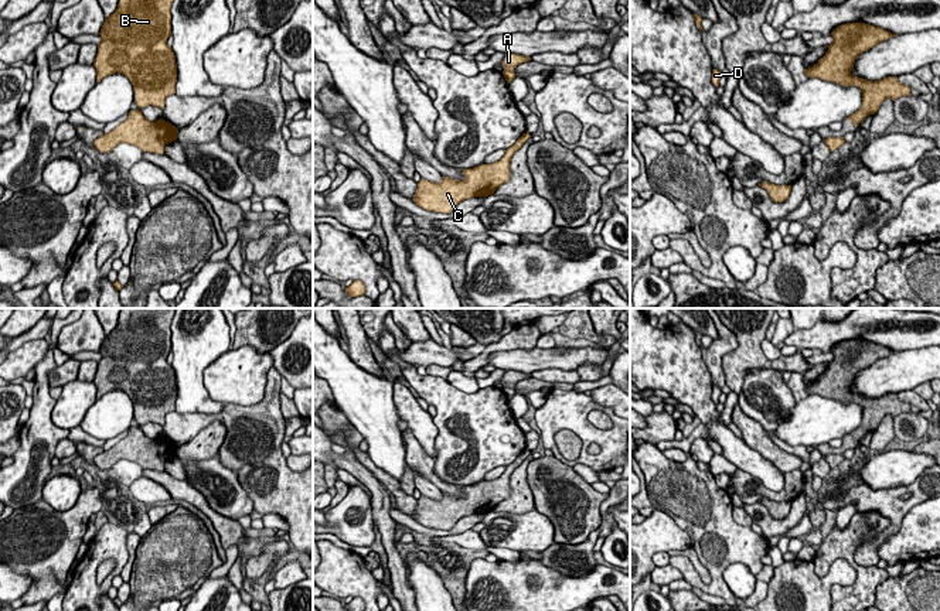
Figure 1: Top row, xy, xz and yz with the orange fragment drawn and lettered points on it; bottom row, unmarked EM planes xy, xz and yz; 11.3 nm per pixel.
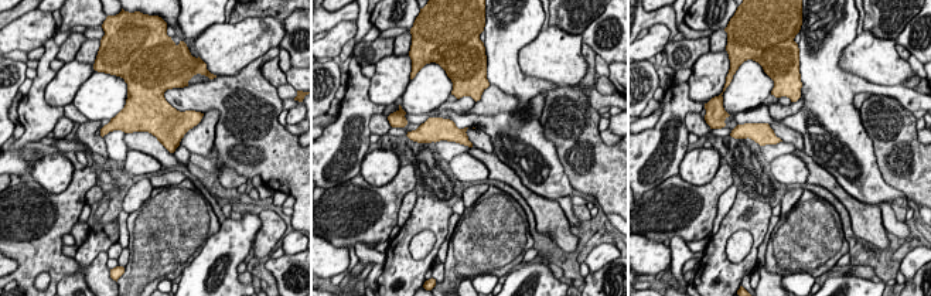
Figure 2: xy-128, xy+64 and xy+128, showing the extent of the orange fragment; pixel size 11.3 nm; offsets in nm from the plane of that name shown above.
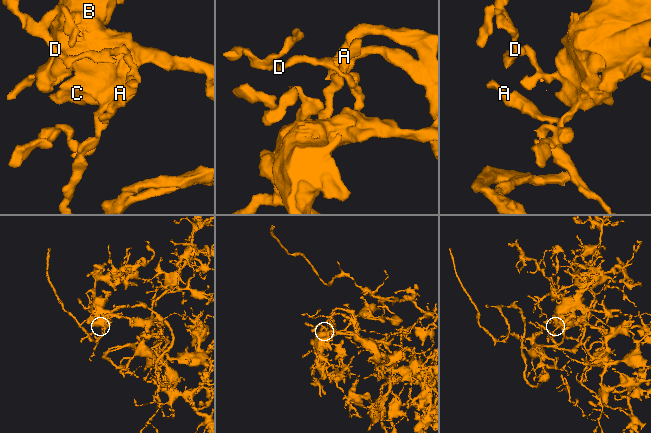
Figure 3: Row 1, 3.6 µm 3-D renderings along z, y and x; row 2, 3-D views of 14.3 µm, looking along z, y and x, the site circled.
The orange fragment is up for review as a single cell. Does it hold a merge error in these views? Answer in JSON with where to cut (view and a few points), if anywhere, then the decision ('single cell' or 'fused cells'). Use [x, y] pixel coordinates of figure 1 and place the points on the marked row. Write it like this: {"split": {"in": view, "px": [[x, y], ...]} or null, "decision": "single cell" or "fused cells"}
{"split": null, "decision": "single cell"}

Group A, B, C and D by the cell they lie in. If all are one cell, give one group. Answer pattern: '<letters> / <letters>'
A B C D

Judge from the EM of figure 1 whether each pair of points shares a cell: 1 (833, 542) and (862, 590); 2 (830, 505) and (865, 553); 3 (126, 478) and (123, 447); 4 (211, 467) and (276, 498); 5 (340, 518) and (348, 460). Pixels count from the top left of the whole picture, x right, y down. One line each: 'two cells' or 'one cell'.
1: one cell
2: one cell
3: two cells
4: two cells
5: two cells

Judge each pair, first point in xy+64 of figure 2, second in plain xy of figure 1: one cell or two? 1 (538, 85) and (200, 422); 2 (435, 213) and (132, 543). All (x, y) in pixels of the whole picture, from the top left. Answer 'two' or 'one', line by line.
1: two
2: two

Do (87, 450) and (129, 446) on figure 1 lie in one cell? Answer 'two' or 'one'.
one

